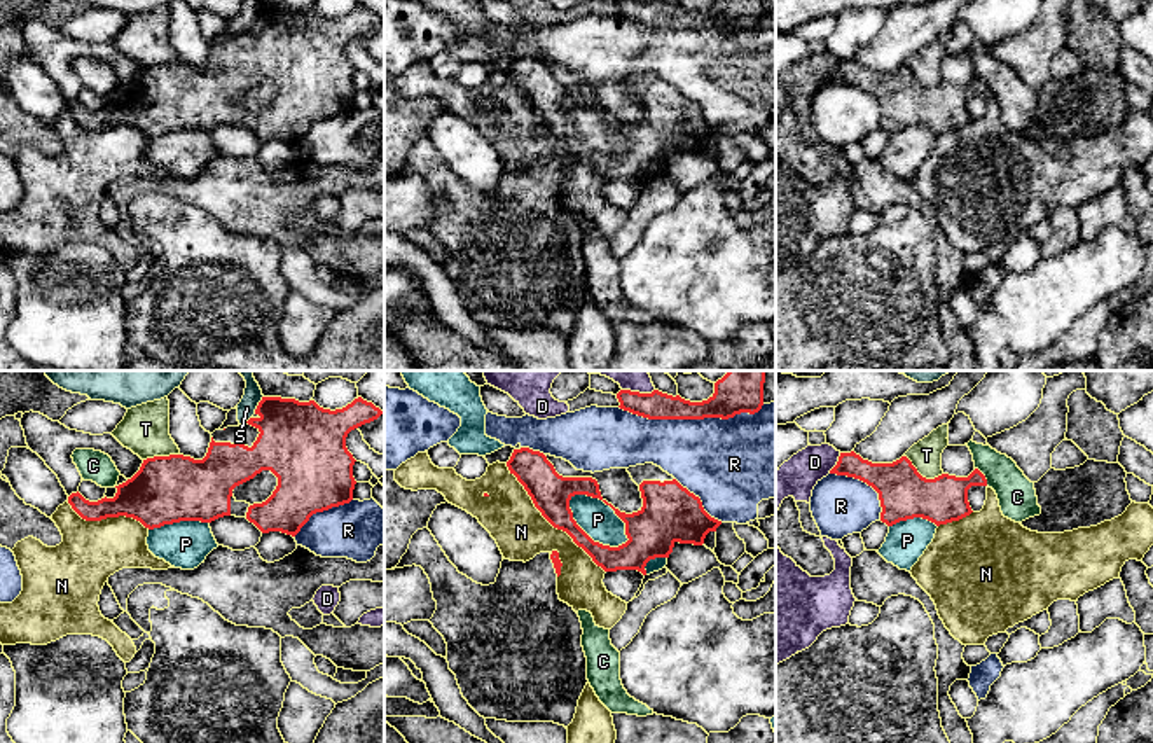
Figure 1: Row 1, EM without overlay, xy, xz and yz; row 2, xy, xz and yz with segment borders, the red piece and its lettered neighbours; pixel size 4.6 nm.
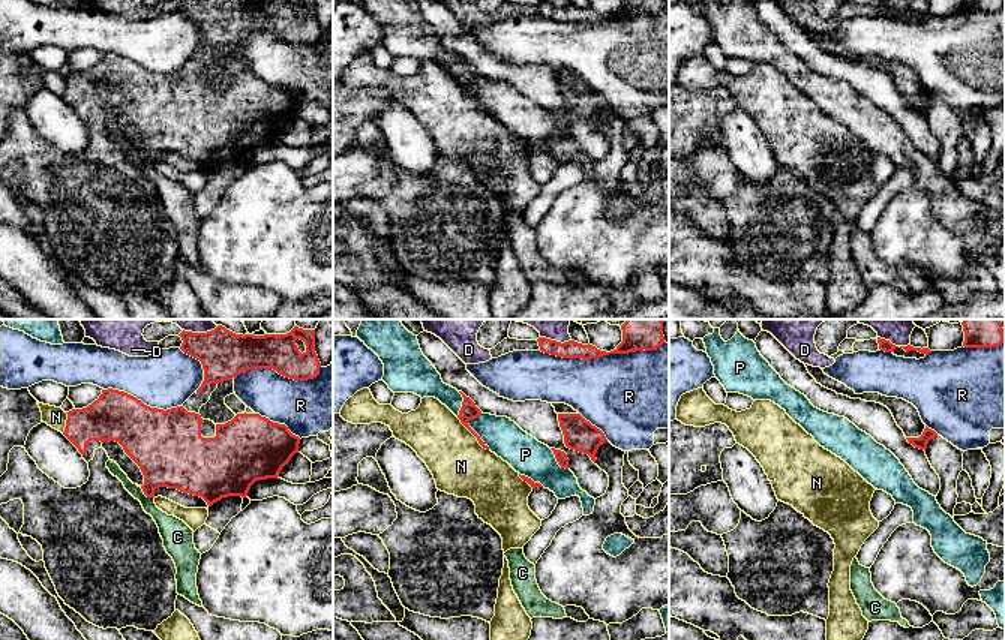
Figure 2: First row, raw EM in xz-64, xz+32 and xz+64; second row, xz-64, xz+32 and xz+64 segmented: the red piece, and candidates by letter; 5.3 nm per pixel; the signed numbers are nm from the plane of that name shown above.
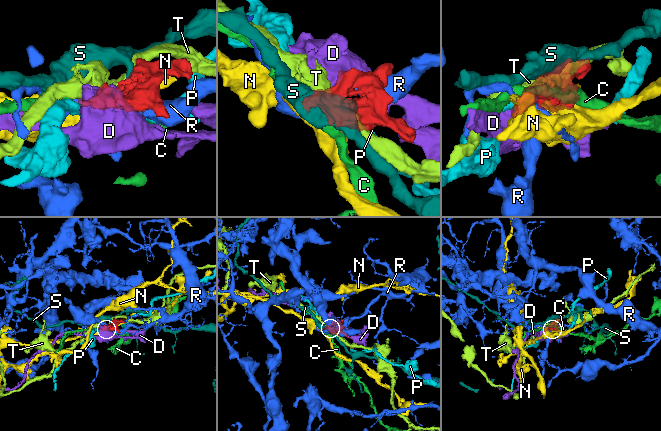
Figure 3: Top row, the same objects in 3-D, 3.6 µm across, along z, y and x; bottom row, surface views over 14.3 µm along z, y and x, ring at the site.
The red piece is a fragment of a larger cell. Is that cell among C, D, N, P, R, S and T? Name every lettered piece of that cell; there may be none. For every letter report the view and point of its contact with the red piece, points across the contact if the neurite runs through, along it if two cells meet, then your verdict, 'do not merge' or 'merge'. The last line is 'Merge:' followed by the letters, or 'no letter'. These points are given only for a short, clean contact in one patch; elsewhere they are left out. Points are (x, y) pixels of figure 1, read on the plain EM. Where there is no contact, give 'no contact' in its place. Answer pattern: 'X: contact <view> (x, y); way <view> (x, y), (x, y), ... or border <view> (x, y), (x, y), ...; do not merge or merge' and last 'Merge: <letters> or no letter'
C: contact yz (984, 84); border yz (975, 76), (987, 93); do not merge
D: contact yz (837, 72); do not merge
N: contact xz (549, 130); do not merge
P: contact xz (607, 112); do not merge
R: contact xz (690, 27); do not merge
S: contact xy (259, 13); border xy (262, 4), (254, 21); do not merge
T: contact yz (921, 84); do not merge
Merge: no letter

